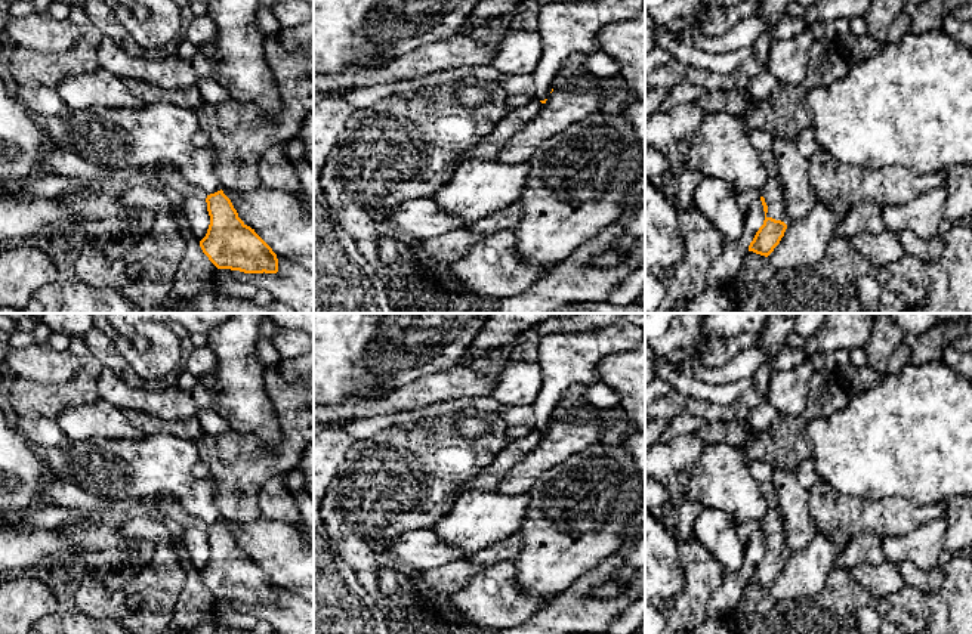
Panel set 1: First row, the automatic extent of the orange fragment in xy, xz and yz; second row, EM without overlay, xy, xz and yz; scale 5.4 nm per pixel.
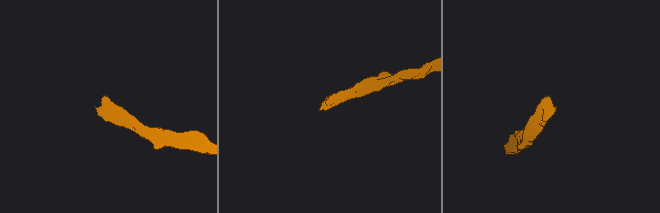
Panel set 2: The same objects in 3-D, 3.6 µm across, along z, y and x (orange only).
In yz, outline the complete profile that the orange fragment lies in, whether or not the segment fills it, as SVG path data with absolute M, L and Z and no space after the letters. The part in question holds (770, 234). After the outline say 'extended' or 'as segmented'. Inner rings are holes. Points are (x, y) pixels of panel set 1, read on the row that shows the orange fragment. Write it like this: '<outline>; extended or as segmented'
M768 177L759 195L765 220L750 242L749 251L768 257L784 236L790 219L786 214L784 197L777 177Z; extended

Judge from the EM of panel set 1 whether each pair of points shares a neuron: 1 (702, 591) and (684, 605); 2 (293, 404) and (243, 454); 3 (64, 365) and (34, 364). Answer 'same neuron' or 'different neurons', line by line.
1: same neuron
2: same neuron
3: same neuron

